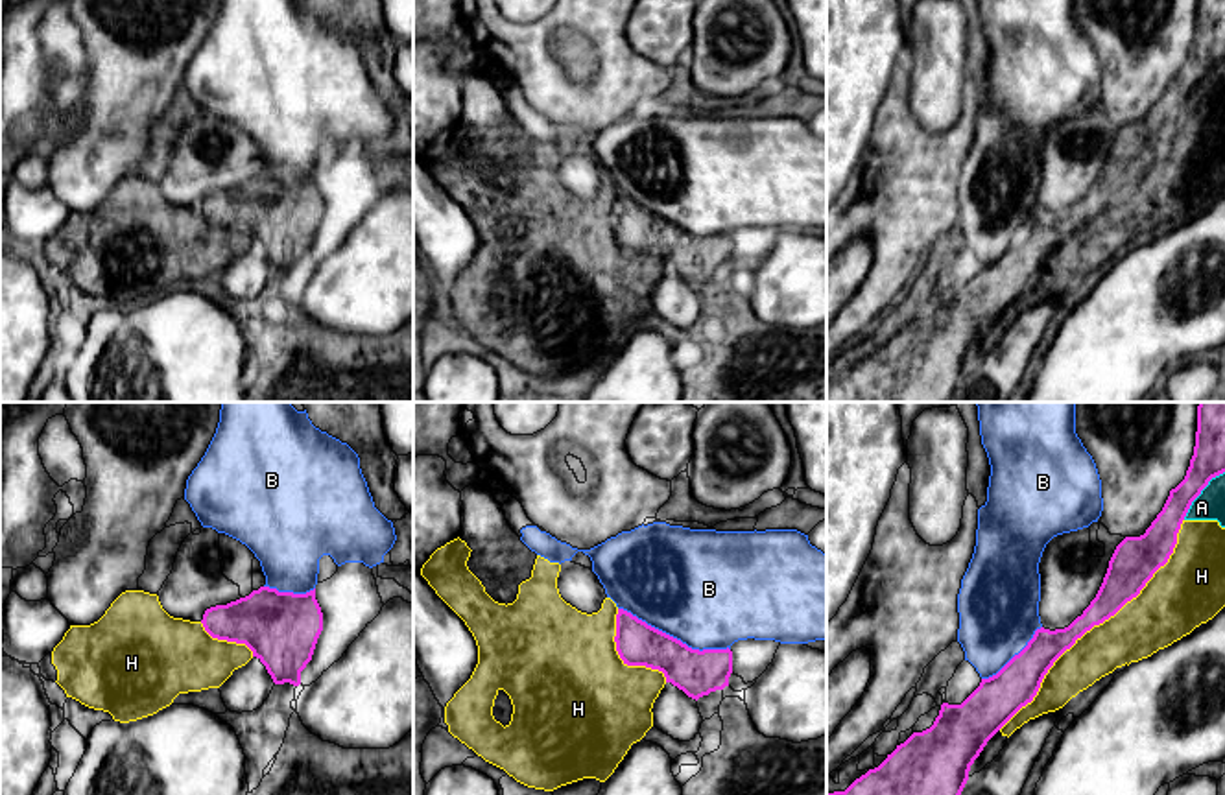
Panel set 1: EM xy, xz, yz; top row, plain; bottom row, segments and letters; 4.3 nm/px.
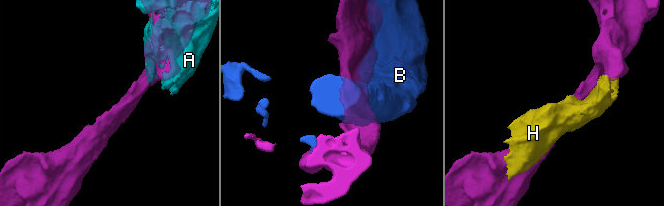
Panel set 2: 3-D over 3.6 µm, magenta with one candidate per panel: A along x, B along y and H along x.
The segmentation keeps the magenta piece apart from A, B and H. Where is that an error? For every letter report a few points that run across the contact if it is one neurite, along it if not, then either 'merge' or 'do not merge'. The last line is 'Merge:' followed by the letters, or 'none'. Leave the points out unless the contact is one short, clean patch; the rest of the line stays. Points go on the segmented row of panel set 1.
A: do not merge
B: do not merge
H: do not merge
Merge: none

